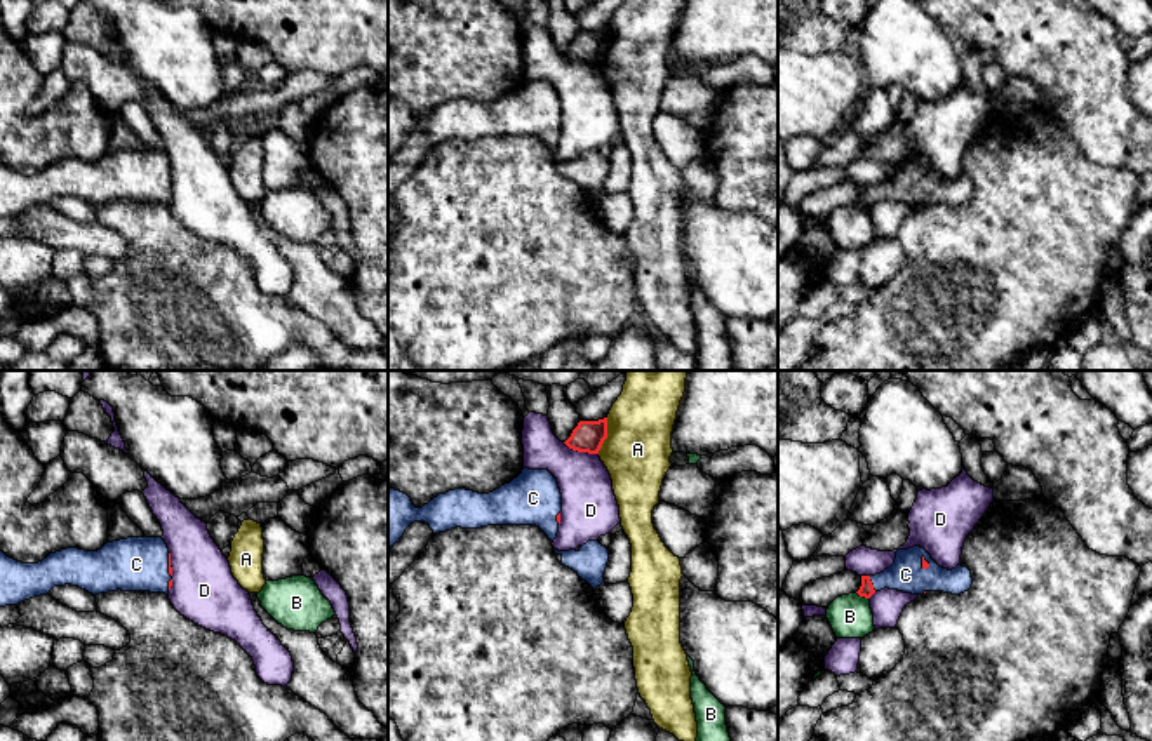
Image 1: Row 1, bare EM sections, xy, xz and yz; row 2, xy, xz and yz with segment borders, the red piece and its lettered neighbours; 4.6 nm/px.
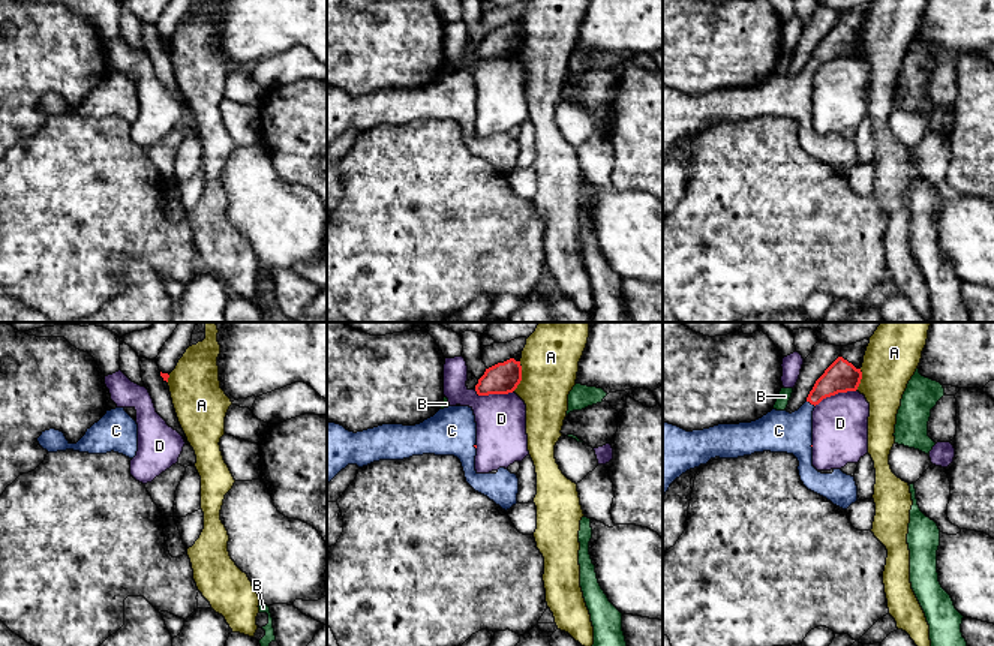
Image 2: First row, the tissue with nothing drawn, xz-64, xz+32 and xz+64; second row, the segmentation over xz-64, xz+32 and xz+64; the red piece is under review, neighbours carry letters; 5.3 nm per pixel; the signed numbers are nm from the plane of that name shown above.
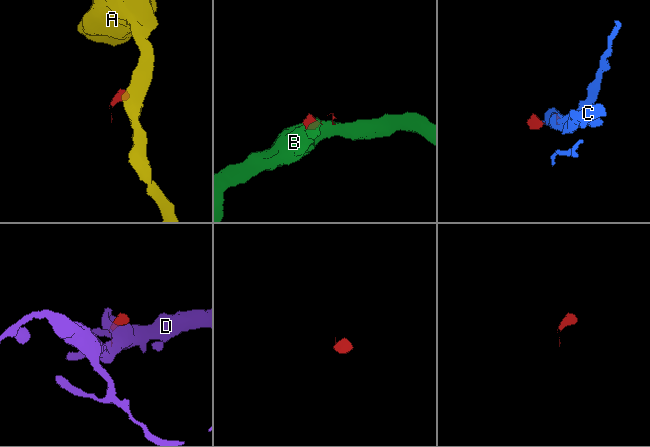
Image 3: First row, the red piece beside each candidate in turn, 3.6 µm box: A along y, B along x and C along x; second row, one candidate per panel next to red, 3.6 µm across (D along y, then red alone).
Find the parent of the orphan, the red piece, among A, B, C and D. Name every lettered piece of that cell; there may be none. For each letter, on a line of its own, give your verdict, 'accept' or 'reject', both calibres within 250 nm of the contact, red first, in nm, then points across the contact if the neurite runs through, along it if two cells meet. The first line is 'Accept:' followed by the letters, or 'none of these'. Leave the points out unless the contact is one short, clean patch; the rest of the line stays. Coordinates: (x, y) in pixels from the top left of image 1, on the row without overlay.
Accept: C
A: reject | 140/300 nm | along xz (608, 28), (608, 47), (597, 63)
B: reject | 70/200 nm | along yz (857, 202), (869, 209)
C: accept | 70/160 nm
D: reject | 140/260 nm

